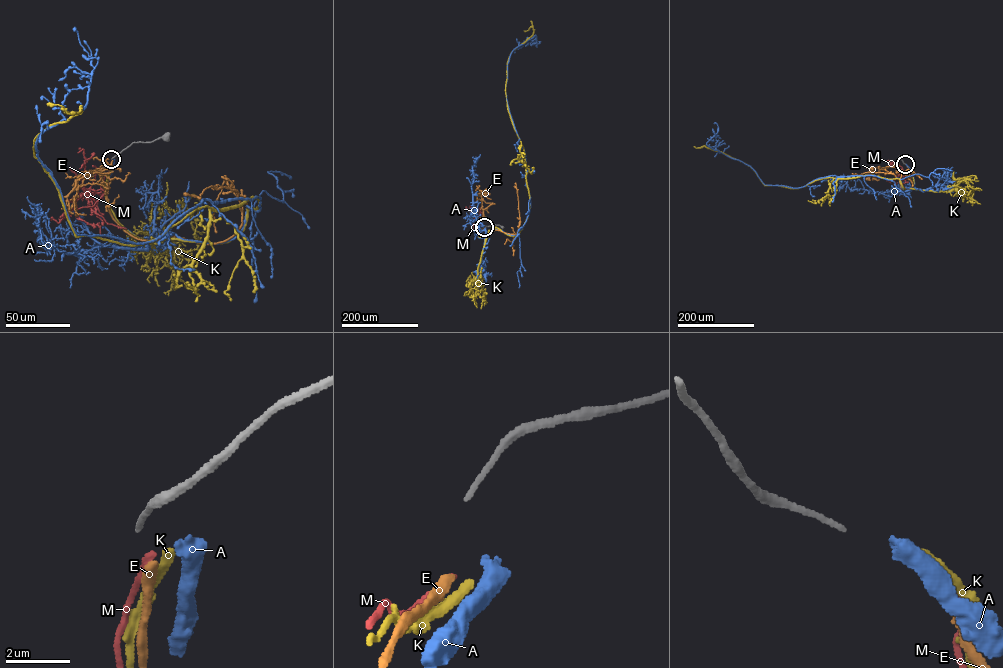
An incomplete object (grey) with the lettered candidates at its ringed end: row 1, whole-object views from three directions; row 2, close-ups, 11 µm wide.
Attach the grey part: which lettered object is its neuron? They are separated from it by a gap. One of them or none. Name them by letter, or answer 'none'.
none

